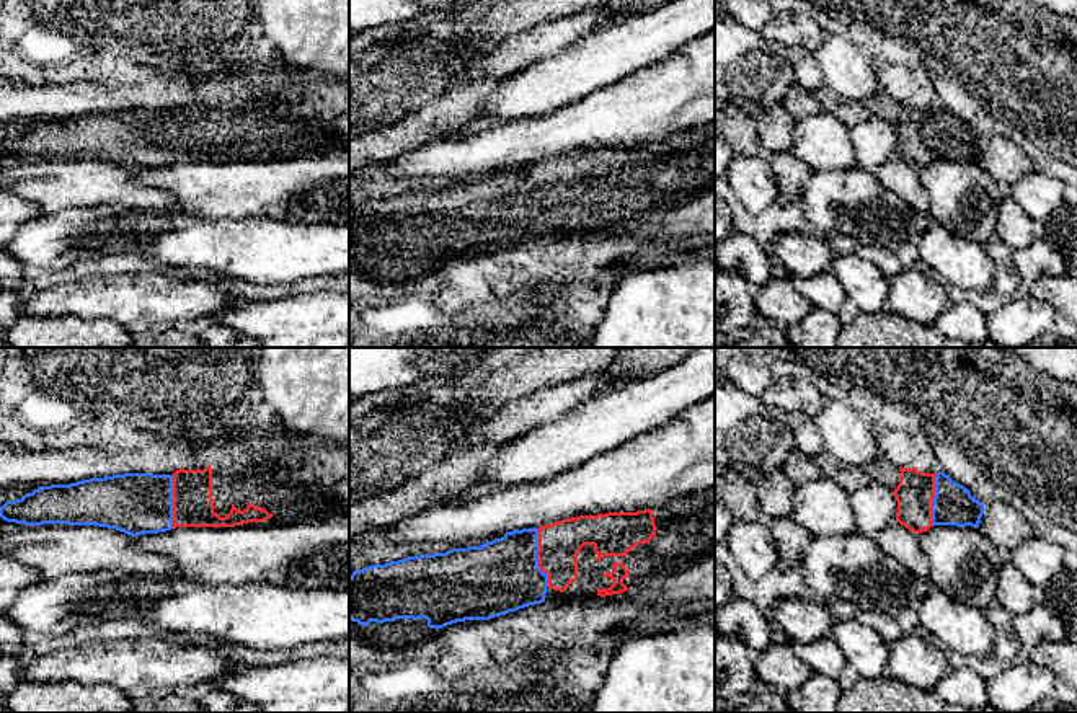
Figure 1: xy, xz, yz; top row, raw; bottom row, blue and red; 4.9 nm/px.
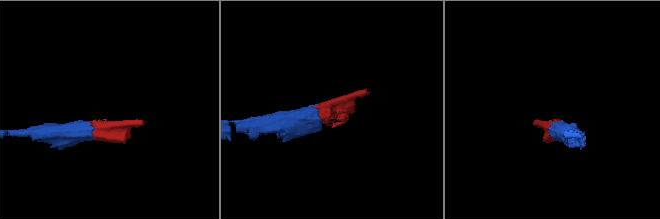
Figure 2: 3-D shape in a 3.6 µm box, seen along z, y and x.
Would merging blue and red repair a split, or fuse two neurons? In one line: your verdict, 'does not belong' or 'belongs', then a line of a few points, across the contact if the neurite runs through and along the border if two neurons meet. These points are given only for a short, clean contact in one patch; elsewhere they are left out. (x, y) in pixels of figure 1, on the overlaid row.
belongs | xz (500, 576), (537, 558), (545, 557), (560, 542)

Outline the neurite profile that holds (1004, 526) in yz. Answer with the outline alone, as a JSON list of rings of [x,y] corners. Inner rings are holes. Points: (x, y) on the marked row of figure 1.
[[[1002,501],[984,504],[977,530],[1005,556],[1033,534],[1026,519]]]

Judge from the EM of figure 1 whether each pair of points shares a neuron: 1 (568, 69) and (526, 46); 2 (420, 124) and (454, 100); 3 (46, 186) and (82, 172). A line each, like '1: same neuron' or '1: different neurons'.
1: different neurons
2: same neuron
3: same neuron

